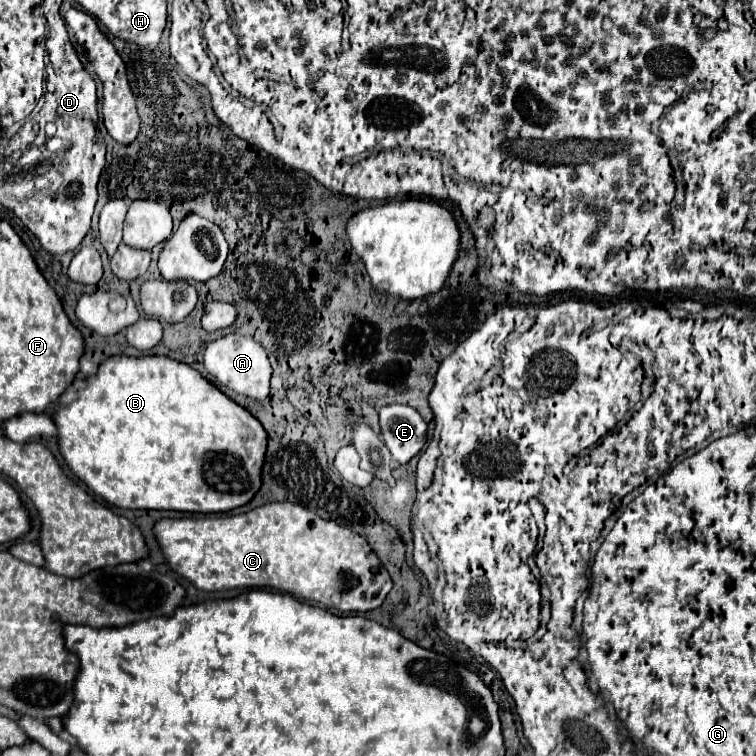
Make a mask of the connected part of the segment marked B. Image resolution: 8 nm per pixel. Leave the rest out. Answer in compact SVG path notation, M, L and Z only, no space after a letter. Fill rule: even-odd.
M114 356L102 362L96 376L90 376L88 386L78 392L78 400L74 400L68 408L60 408L56 414L56 426L60 432L60 452L66 458L72 472L98 496L106 502L128 508L128 510L176 510L176 512L198 512L198 514L212 514L212 512L228 512L248 504L258 488L262 486L262 460L266 456L266 430L262 424L240 404L230 400L222 394L214 384L210 384L198 370L184 362L170 360L166 356Z

